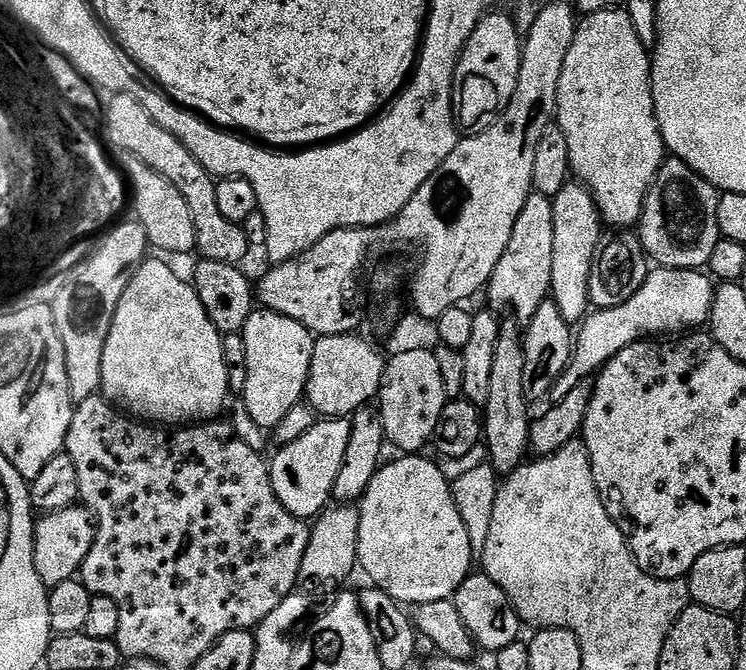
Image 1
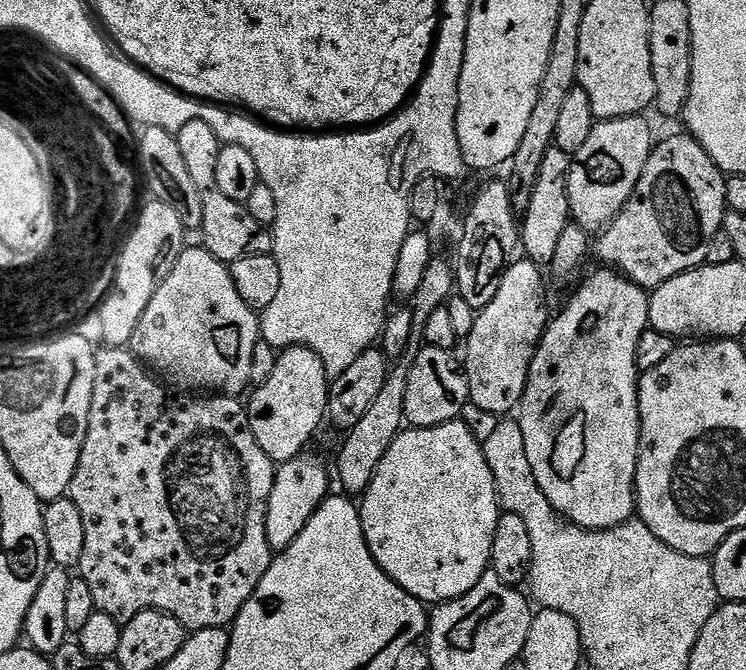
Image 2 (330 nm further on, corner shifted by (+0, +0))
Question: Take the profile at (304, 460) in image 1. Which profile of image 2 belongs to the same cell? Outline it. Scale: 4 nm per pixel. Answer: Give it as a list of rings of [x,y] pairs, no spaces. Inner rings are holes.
[[[301,454],[292,460],[285,460],[276,469],[274,486],[272,487],[270,502],[266,510],[266,538],[270,542],[273,553],[282,553],[292,545],[294,538],[298,538],[298,534],[302,534],[306,522],[310,522],[312,515],[320,508],[320,503],[328,499],[330,495],[330,489],[328,489],[328,472],[330,476],[329,465],[327,468],[318,457],[308,455]]]

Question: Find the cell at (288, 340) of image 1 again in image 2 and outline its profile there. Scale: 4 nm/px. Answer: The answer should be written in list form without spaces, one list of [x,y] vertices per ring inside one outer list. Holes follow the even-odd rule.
[[[285,348],[277,355],[276,365],[274,366],[274,374],[270,374],[270,378],[266,378],[266,382],[259,385],[255,389],[256,393],[252,396],[252,401],[247,401],[246,407],[248,410],[248,421],[250,422],[250,430],[254,430],[254,438],[258,438],[258,446],[262,446],[262,450],[266,450],[266,454],[274,462],[283,462],[285,460],[292,460],[296,456],[301,455],[305,451],[304,448],[312,440],[312,435],[320,428],[320,423],[325,423],[328,415],[328,389],[330,387],[330,377],[326,366],[322,362],[322,358],[318,354],[314,354],[314,350],[309,348]]]

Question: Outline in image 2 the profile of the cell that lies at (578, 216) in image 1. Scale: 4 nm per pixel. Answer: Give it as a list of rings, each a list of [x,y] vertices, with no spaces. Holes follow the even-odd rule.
[[[639,115],[599,121],[594,130],[590,130],[590,139],[582,145],[582,150],[578,150],[572,157],[568,175],[568,211],[574,223],[585,228],[589,234],[599,234],[612,223],[622,206],[626,206],[630,194],[634,194],[638,178],[642,178],[642,170],[646,170],[654,139],[652,140],[652,128],[644,119],[643,115]]]

